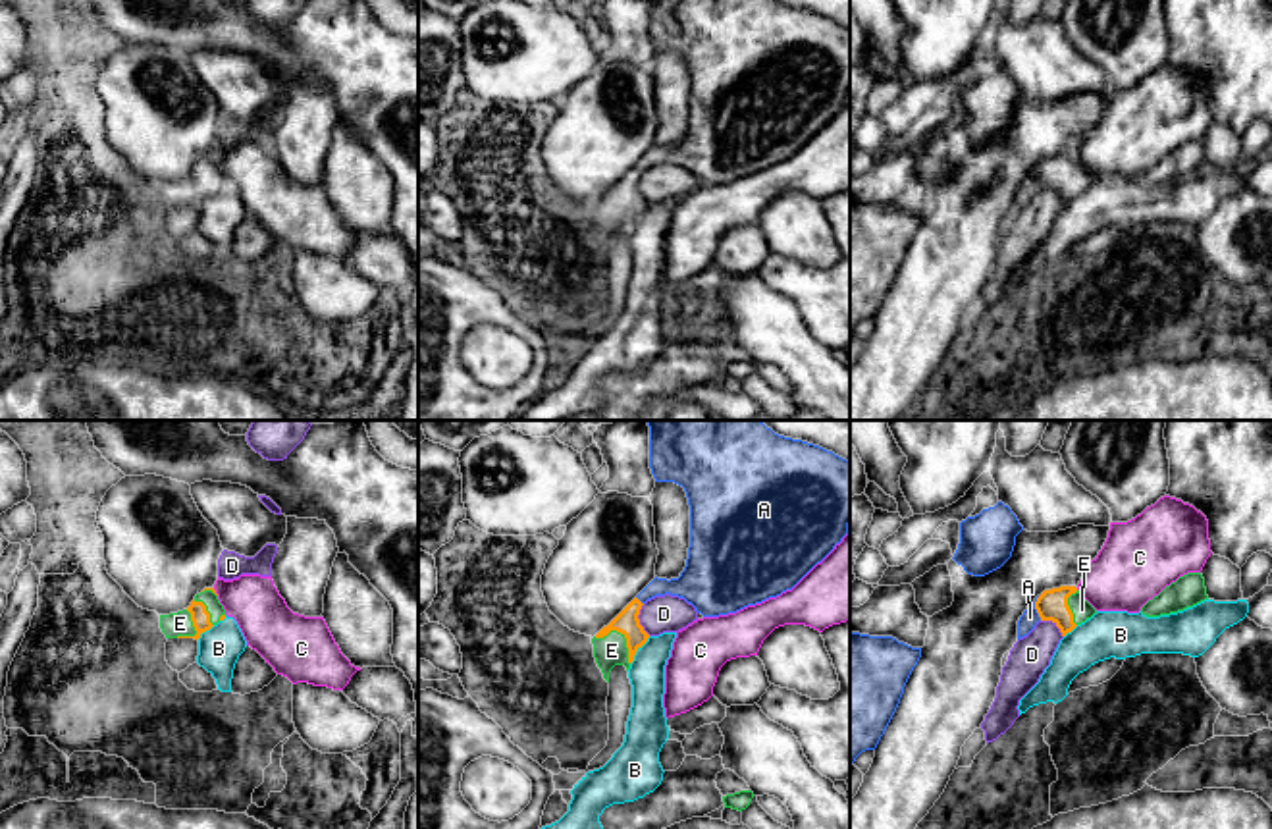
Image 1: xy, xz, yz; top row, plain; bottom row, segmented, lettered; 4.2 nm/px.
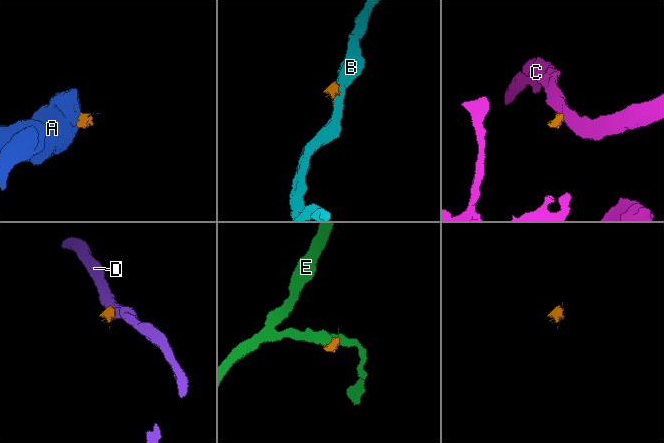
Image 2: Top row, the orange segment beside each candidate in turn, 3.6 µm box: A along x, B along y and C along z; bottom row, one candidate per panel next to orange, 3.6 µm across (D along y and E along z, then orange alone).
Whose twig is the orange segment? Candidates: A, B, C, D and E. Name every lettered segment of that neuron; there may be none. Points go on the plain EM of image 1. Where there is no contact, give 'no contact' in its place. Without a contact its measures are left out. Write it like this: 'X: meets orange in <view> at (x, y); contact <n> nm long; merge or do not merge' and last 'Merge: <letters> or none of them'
A: meets orange in yz at (1035, 176); contact 110 nm long; merge
B: meets orange in xz at (636, 218); contact 150 nm long; do not merge
C: meets orange in xy at (214, 160); contact 40 nm long; do not merge
D: meets orange in xz at (638, 187); contact 140 nm long; do not merge
E: meets orange in xz at (625, 205); contact 190 nm long; merge
Merge: A, E

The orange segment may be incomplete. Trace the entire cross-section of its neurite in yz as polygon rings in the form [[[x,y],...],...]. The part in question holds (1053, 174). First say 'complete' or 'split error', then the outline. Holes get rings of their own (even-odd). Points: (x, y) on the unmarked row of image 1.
split error; [[[1075,154],[1045,158],[1020,185],[1018,208],[1027,204],[1039,189],[1052,189],[1060,197],[1062,204],[1066,204],[1095,181],[1097,177]]]

